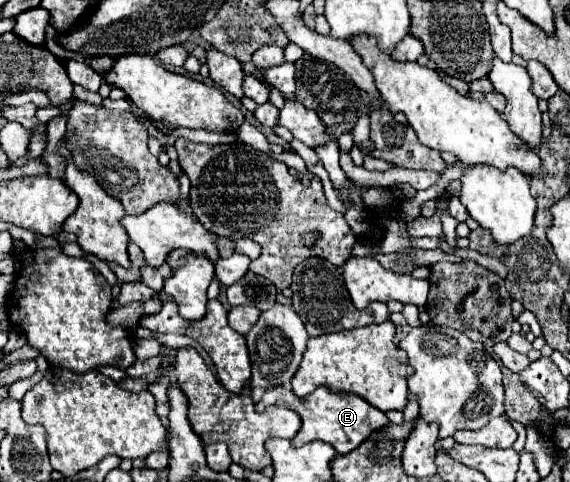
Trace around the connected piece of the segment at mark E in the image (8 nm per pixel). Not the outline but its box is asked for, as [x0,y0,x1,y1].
[255,388,389,454]

